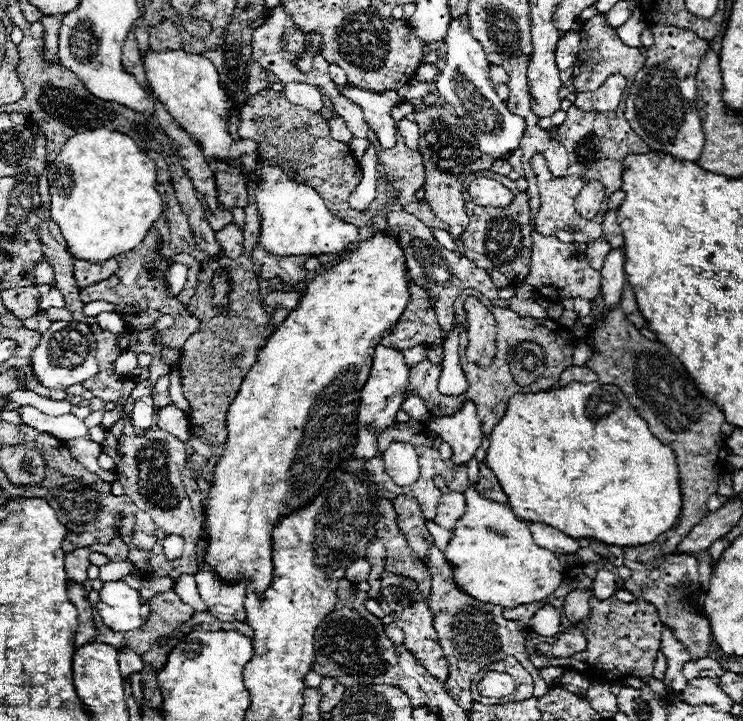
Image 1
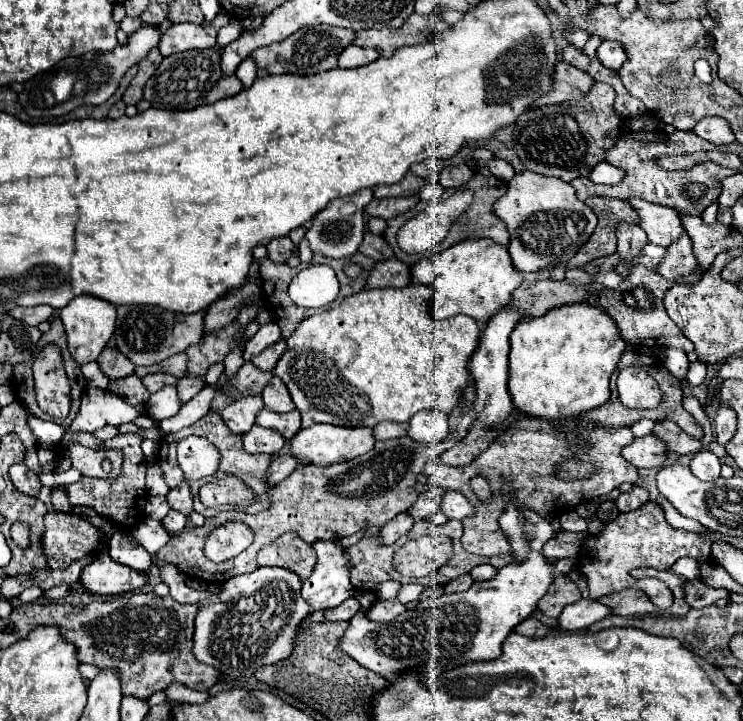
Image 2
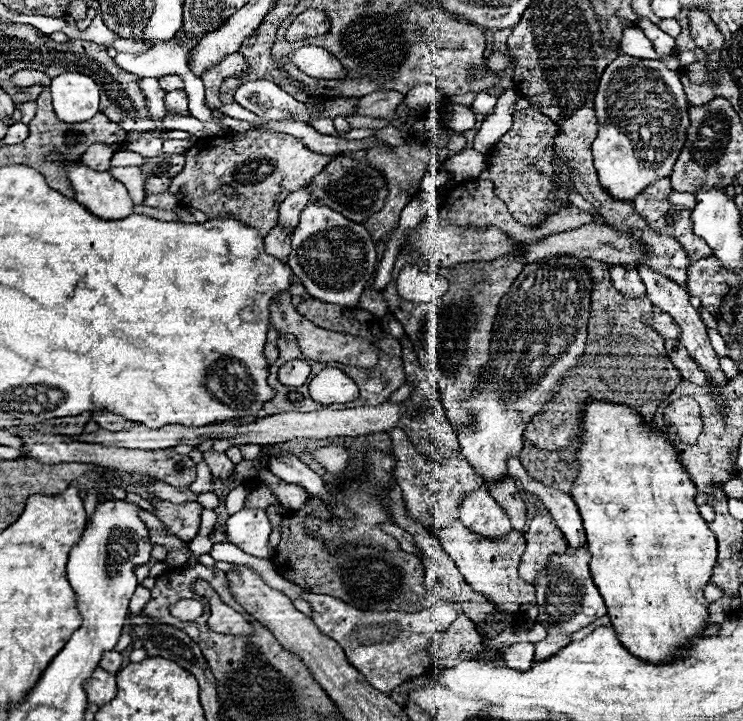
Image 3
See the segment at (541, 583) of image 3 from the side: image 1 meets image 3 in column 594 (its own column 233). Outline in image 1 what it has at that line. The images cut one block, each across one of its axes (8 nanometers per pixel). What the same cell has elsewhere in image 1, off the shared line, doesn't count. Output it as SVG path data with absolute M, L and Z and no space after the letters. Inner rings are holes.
M200 570L194 574L198 592L208 606L208 612L220 622L244 620L244 600L246 586L244 584L224 584L210 570Z

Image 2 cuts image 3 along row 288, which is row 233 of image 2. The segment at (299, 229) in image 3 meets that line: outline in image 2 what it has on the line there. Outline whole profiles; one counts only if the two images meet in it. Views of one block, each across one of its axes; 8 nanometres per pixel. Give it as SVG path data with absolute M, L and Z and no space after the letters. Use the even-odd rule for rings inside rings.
M360 190L358 194L354 194L354 198L344 198L342 202L332 202L326 210L322 210L322 214L316 214L306 232L312 252L320 252L330 258L352 256L358 250L364 230L366 230L362 212L370 200L372 200L372 190Z

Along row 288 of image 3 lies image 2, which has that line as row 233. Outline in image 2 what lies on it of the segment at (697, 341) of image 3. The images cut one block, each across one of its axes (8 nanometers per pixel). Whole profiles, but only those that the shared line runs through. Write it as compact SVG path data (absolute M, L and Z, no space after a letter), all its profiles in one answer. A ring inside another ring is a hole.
M630 198L630 204L638 212L638 216L642 220L640 226L648 234L648 240L652 244L666 248L686 232L678 210L668 208L668 206L642 202L638 198Z

